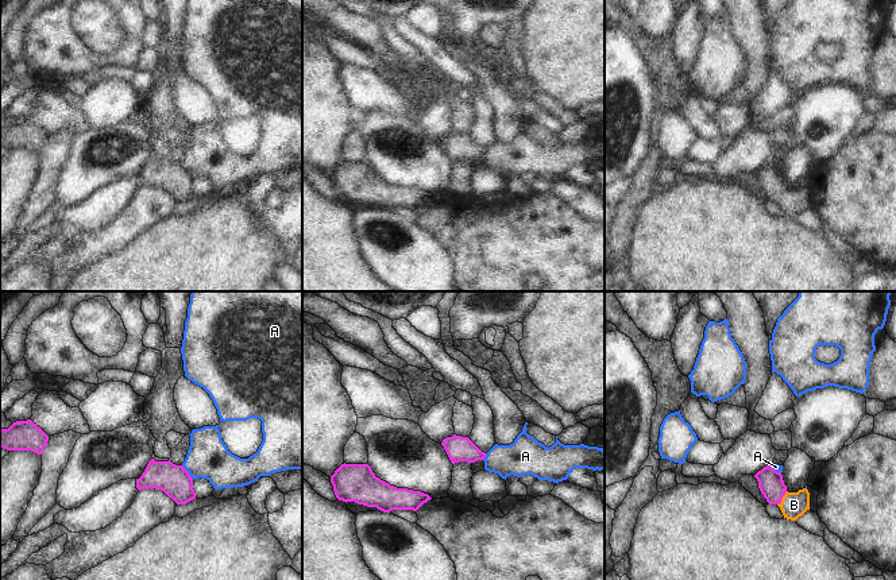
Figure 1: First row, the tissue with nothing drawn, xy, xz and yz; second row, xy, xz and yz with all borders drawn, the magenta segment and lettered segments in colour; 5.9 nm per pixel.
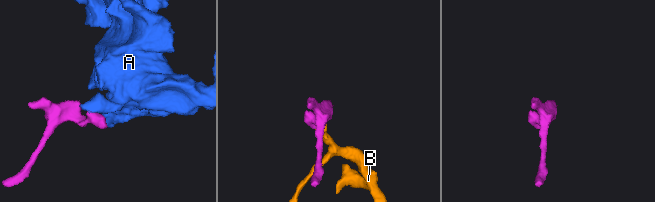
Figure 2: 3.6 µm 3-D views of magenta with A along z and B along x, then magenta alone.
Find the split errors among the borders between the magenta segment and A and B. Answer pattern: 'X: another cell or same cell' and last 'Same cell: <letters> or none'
A: another cell
B: same cell
Same cell: B

